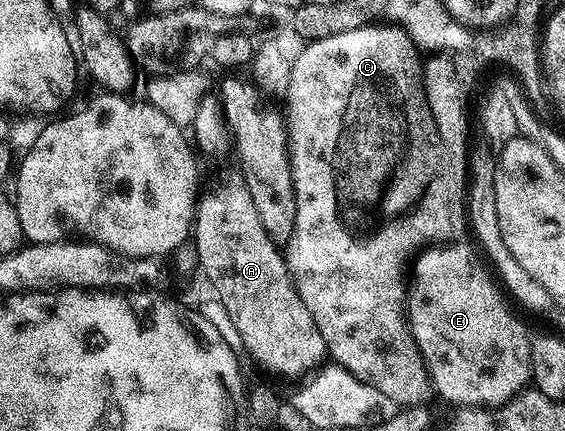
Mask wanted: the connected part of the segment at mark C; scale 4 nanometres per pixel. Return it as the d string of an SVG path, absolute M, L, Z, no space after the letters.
M388 21L380 24L381 27L369 25L362 29L350 29L350 33L338 33L335 37L322 37L305 42L302 53L298 53L298 61L294 61L294 69L290 69L290 85L285 94L288 96L284 99L285 107L282 107L282 111L286 116L288 129L288 158L292 161L296 216L294 233L286 245L284 260L288 263L288 271L298 289L298 297L302 297L310 317L314 317L314 325L318 325L318 333L322 333L327 358L354 373L358 381L366 381L366 385L374 385L374 389L386 393L386 397L390 397L390 401L394 401L401 408L408 408L426 404L428 398L433 398L434 392L432 380L428 378L428 371L420 360L406 322L406 275L405 272L403 275L400 266L404 259L410 259L429 245L443 244L451 236L448 234L452 231L452 206L459 199L461 202L462 187L460 191L460 183L452 172L451 161L448 160L451 159L450 153L444 147L442 137L438 137L436 122L424 96L422 55L416 42L402 26Z

